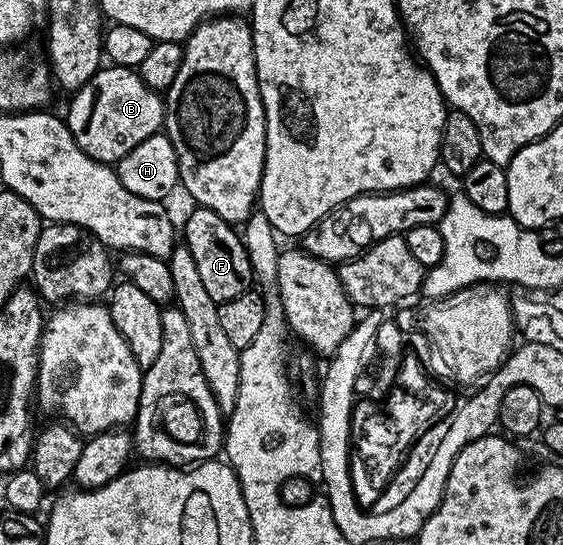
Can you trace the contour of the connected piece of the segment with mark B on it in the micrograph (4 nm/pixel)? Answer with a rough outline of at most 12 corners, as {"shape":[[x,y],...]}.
{"shape":[[102,66],[72,93],[77,145],[116,165],[162,131],[162,93]]}

